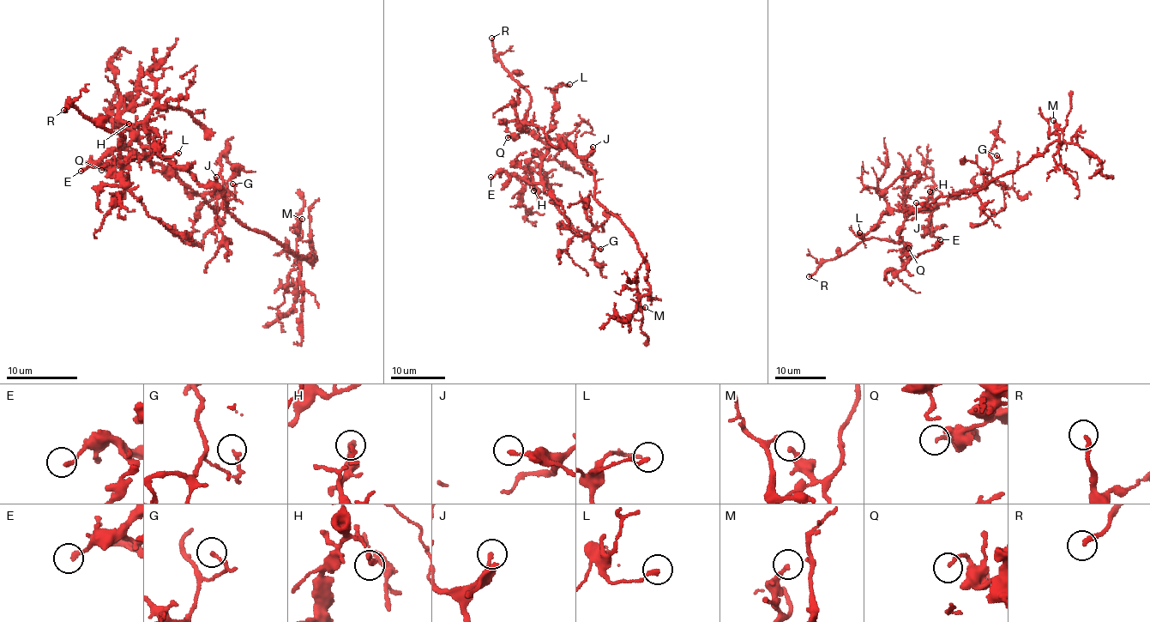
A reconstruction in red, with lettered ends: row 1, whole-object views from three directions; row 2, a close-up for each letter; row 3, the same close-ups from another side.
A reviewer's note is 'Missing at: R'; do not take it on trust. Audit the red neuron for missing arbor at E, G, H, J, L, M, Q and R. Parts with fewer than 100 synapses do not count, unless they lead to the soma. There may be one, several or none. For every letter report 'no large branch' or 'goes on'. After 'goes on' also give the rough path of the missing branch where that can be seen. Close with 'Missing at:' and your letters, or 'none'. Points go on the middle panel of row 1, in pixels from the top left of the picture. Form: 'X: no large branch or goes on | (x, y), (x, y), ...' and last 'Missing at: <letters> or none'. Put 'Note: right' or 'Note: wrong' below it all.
E: no large branch
G: no large branch
H: no large branch
J: no large branch
L: no large branch
M: no large branch
Q: no large branch
R: goes on
Missing at: R
Note: right

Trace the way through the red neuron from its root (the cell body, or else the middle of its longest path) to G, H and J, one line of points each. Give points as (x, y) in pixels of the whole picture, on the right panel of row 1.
G: (930, 204), (907, 214), (930, 210), (981, 186), (1000, 160), (996, 155)
H: (930, 204), (925, 208), (912, 211), (913, 214), (907, 214), (915, 210), (938, 208), (928, 203), (930, 191)
J: (930, 204), (916, 202)

